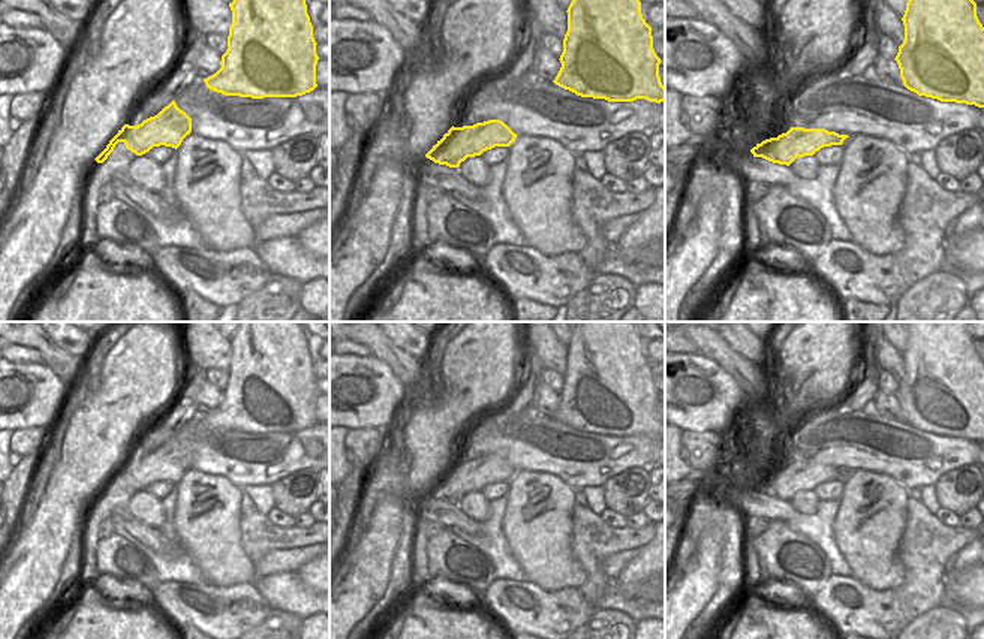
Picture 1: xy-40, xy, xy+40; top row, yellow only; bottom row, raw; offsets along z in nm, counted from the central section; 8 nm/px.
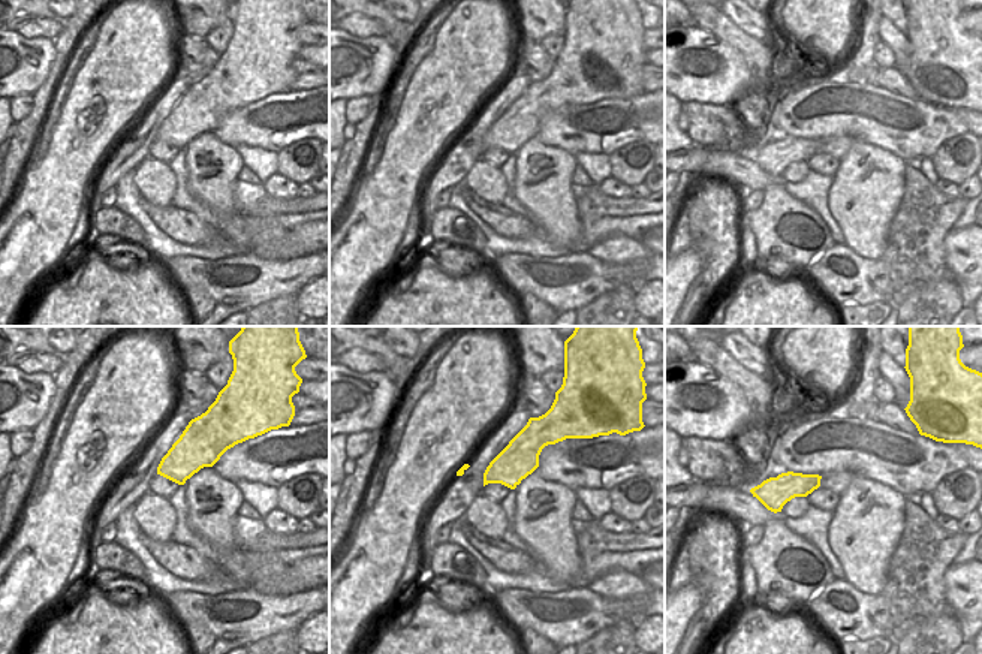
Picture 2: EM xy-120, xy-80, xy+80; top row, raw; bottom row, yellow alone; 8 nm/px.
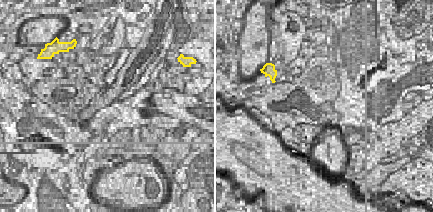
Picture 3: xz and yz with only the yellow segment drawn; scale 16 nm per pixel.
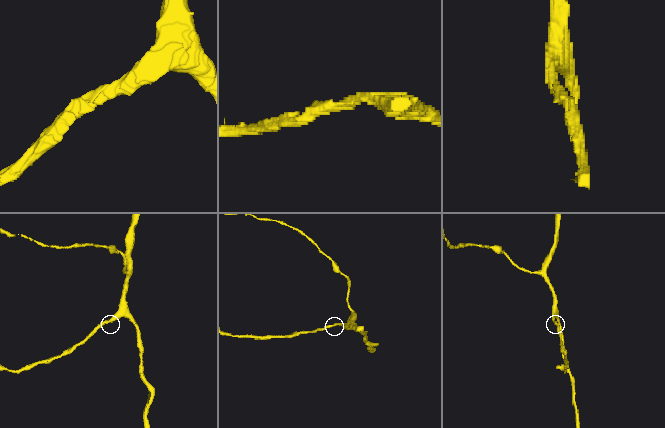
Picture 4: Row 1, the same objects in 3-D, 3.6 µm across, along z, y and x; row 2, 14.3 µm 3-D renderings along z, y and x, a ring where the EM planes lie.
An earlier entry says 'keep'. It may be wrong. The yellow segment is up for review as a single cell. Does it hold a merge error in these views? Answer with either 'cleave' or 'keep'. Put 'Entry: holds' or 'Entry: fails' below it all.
keep
Entry: holds

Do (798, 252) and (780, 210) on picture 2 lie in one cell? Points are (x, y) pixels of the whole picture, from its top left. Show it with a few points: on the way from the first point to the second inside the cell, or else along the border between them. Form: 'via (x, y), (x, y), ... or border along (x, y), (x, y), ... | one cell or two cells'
via (786, 243), (773, 229), (777, 222) | one cell

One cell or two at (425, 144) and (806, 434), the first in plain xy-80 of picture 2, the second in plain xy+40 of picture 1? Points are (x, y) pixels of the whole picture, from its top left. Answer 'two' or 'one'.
two

